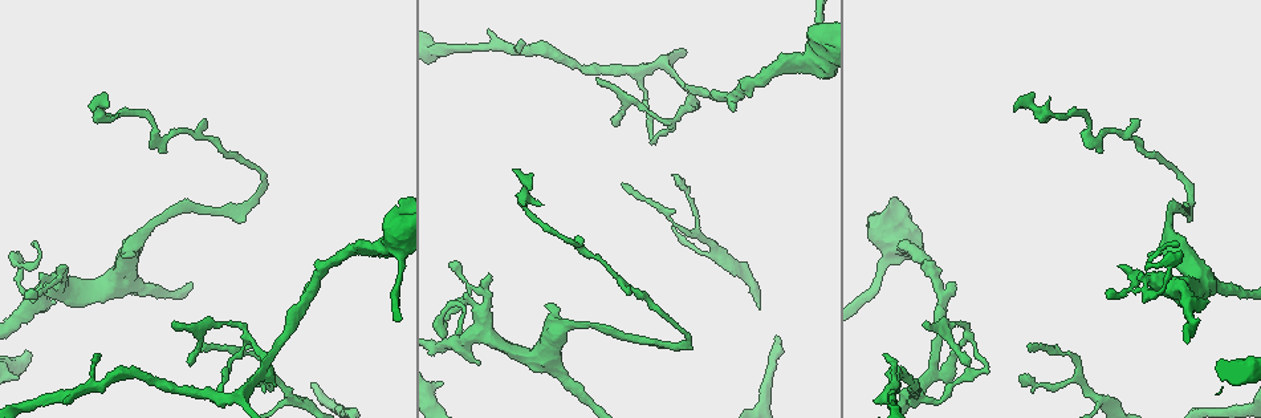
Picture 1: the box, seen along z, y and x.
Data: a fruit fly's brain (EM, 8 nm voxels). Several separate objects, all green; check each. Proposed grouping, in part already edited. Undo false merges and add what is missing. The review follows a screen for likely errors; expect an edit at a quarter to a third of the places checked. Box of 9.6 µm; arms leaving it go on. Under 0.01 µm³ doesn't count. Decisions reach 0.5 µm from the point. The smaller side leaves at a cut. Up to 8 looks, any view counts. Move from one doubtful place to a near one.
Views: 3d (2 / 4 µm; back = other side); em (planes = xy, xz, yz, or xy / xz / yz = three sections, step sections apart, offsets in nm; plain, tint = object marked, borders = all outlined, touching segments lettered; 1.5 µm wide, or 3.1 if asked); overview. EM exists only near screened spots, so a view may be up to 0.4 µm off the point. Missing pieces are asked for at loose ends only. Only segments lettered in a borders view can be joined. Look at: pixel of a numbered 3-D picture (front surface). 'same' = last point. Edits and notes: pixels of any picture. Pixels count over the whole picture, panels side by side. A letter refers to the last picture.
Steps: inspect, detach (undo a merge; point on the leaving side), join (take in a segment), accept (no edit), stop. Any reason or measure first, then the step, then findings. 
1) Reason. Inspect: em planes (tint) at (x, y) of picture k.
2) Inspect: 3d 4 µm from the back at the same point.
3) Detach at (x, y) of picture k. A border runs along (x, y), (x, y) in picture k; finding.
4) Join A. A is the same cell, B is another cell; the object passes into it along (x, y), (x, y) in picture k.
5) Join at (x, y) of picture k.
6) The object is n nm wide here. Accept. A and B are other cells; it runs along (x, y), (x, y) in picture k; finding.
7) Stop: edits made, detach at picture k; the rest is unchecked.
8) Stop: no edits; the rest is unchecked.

Inspect: em planes (borders) at (1125, 289) of picture 1.

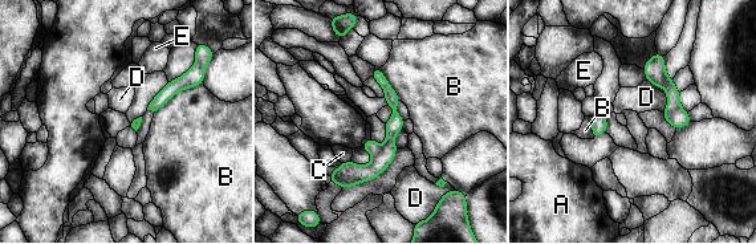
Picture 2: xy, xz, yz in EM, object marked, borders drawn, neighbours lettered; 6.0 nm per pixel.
Detach at (679, 118) of picture 2. A, B, C, D and E are other cells; the part that leaves runs along (376, 72), (394, 109), (387, 157) in picture 2; a second cell is stuck on.

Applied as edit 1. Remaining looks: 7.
An open end. Inspect: em planes (borders) at (202, 349) of picture 1.

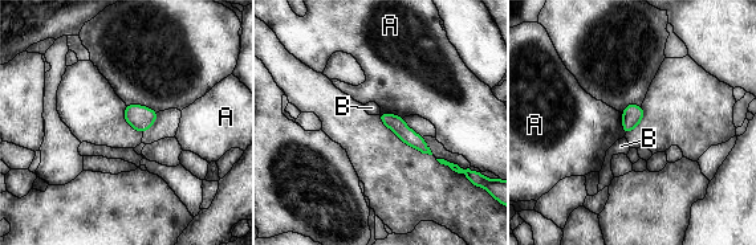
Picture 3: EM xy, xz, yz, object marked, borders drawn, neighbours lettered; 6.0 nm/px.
The object is 100 nm wide here. Accept. A and B are other cells; it runs along (382, 115), (394, 122), (426, 150) in picture 3; no lettered segment goes on from it.

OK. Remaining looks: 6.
Stop: edits made, detach at picture 2; the rest is unchecked.

